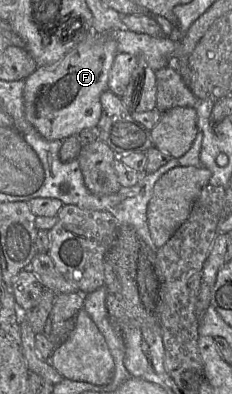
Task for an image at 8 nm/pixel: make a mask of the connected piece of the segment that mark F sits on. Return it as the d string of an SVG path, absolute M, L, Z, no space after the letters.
M92 34L52 65L38 66L24 80L23 100L26 119L46 140L64 140L86 128L96 128L102 113L101 94L107 90L108 77L118 54L111 34Z

